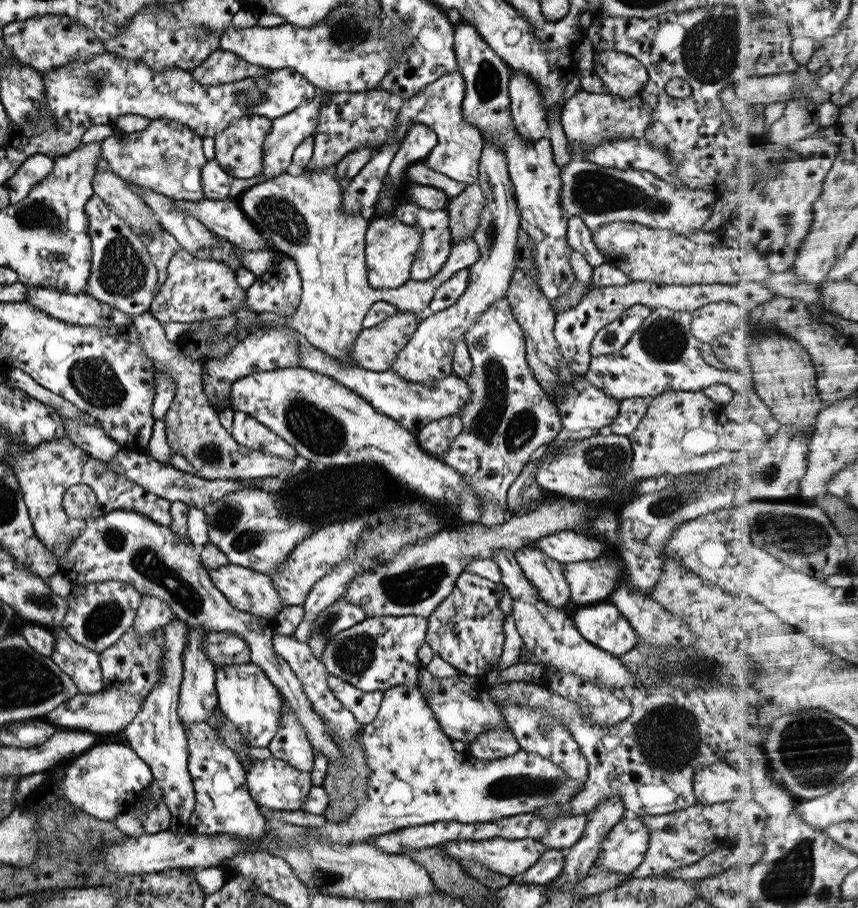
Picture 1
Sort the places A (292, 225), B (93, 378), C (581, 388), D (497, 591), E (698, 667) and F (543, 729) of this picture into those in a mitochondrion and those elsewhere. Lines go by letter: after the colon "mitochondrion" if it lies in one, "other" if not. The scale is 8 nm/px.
A: mitochondrion
B: mitochondrion
C: other
D: other
E: mitochondrion
F: mitochondrion

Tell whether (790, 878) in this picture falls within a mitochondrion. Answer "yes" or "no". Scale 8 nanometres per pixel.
yes

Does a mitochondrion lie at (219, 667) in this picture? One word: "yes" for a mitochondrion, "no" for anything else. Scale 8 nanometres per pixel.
no

